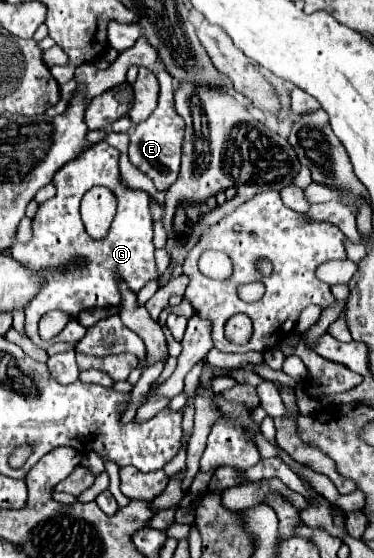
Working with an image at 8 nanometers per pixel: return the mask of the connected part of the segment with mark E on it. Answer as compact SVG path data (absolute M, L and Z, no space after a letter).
M163 65L157 69L157 79L159 79L159 105L157 109L149 115L147 121L135 125L135 131L131 135L129 143L129 161L151 181L159 191L167 191L179 175L179 163L181 163L181 147L183 147L183 119L175 111L175 85L173 77L165 73Z

